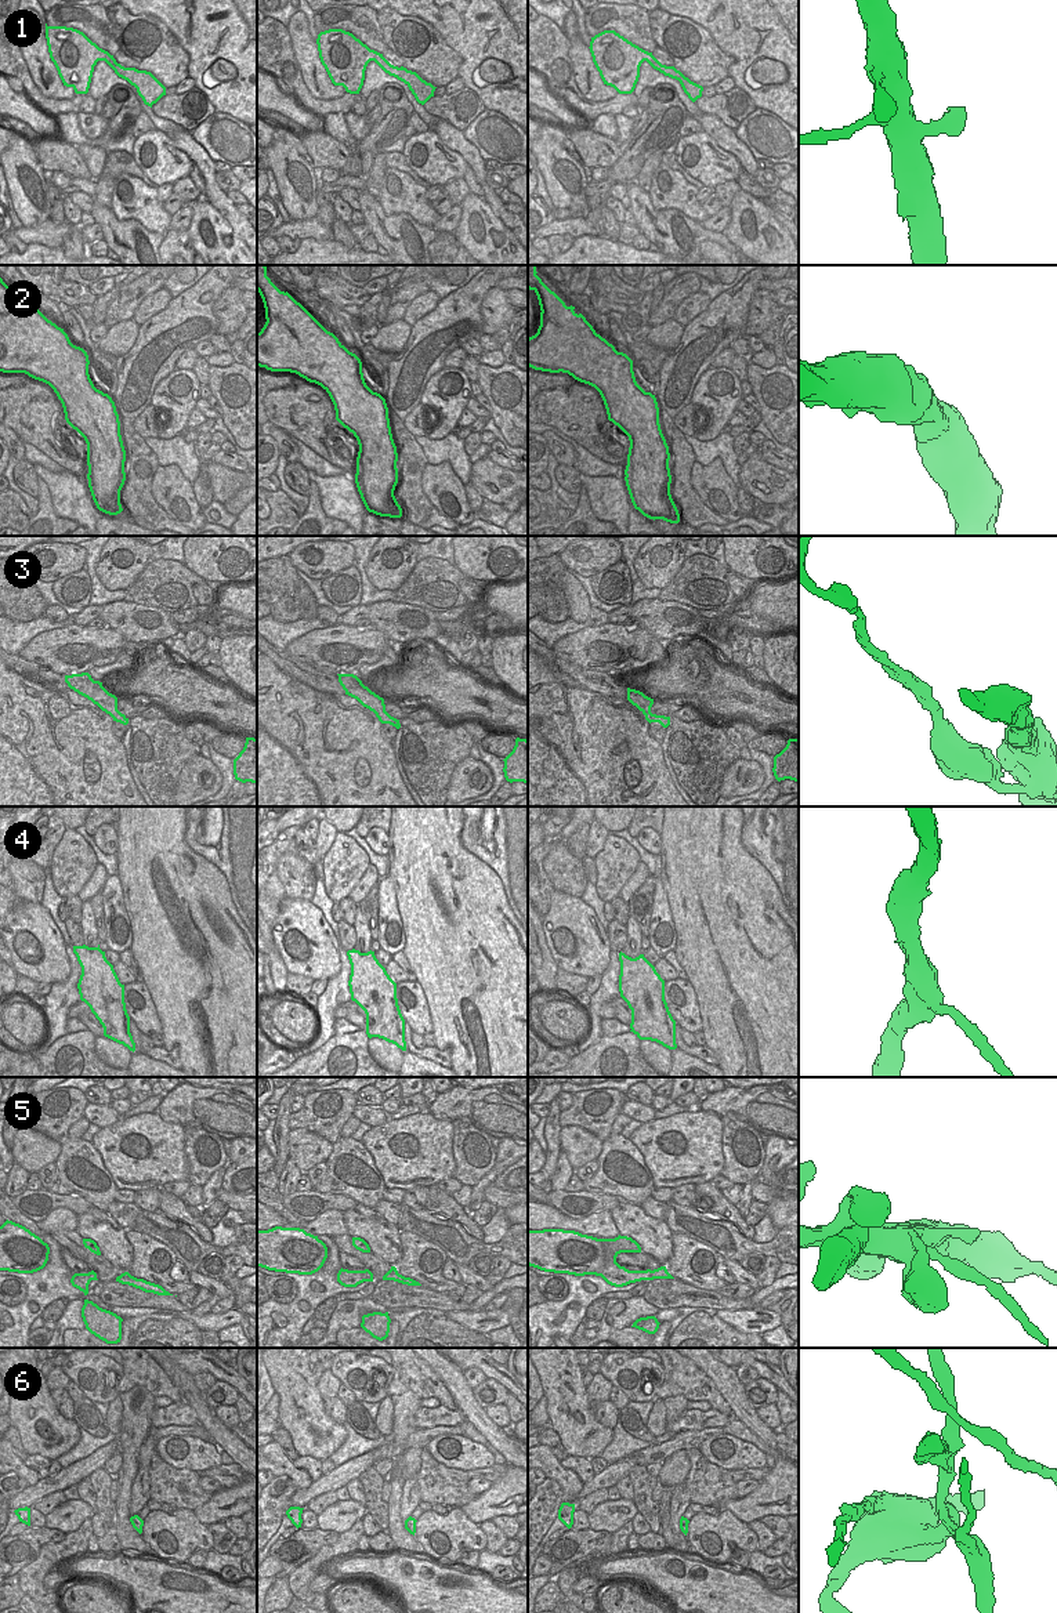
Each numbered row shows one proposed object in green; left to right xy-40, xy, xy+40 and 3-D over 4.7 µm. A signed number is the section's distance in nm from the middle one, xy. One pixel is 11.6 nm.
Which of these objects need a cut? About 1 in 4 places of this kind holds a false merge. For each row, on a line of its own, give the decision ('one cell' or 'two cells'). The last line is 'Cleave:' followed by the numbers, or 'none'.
1: one cell
2: one cell
3: one cell
4: one cell
5: one cell
6: two cells
Cleave: 6

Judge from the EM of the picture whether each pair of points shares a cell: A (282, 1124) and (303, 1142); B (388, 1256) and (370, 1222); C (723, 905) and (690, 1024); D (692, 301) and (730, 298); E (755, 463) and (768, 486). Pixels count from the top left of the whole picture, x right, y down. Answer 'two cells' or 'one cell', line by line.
A: two cells
B: one cell
C: two cells
D: two cells
E: one cell

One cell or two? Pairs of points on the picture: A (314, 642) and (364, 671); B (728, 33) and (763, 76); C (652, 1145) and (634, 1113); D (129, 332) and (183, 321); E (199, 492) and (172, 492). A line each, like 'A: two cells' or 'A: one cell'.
A: two cells
B: one cell
C: two cells
D: two cells
E: two cells

